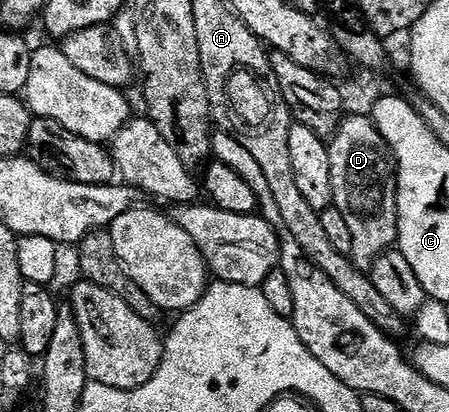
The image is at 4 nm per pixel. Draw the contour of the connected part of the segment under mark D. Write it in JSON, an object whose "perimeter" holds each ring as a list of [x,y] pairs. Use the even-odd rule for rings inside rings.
{"perimeter":[[[367,114],[341,118],[340,124],[327,140],[328,172],[332,186],[332,206],[337,207],[346,217],[346,226],[350,228],[352,266],[359,271],[371,272],[374,261],[397,242],[398,213],[396,212],[396,168],[388,143],[378,133],[375,123]]]}

